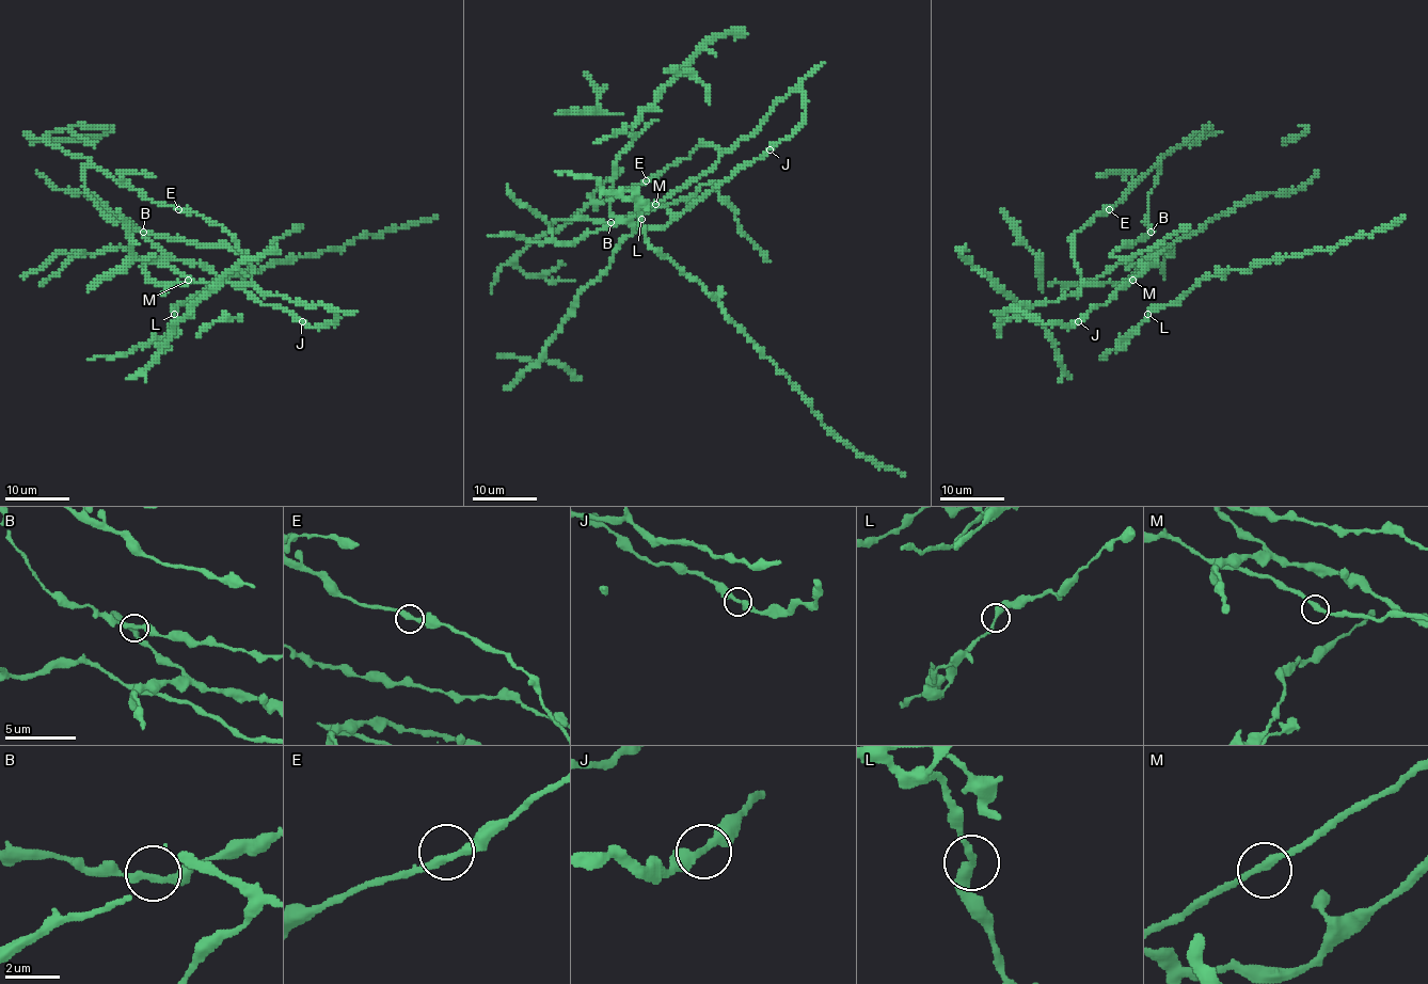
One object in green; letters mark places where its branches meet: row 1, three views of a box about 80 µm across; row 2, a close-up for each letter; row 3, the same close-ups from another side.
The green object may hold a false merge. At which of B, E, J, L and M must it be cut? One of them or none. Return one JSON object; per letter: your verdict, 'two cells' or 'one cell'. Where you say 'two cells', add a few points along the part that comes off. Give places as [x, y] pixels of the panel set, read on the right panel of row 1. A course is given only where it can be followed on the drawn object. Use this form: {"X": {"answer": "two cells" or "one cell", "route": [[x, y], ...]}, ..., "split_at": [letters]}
{"B": {"answer": "one cell"}, "E": {"answer": "one cell"}, "J": {"answer": "one cell"}, "L": {"answer": "one cell"}, "M": {"answer": "one cell"}, "split_at": []}

